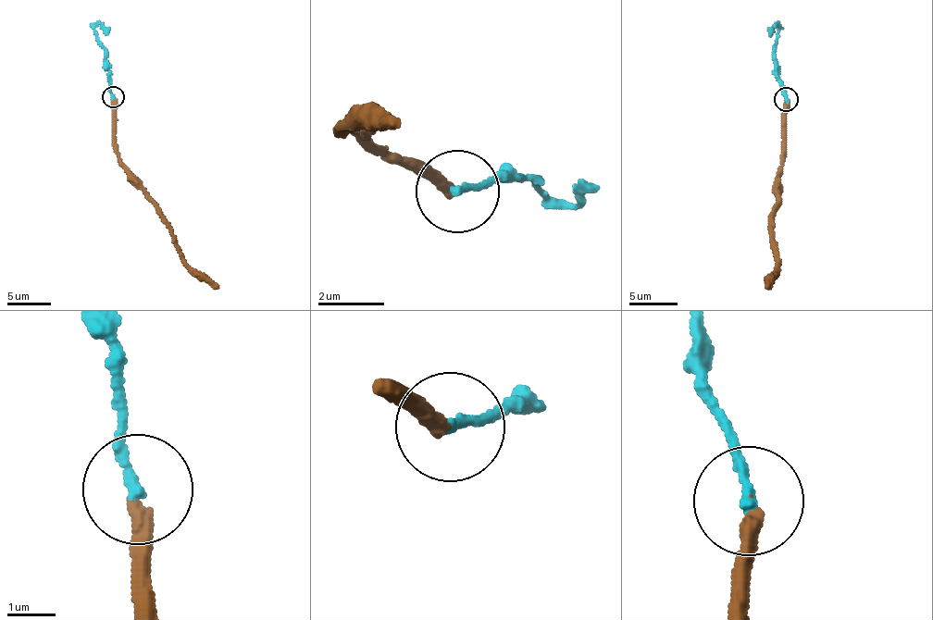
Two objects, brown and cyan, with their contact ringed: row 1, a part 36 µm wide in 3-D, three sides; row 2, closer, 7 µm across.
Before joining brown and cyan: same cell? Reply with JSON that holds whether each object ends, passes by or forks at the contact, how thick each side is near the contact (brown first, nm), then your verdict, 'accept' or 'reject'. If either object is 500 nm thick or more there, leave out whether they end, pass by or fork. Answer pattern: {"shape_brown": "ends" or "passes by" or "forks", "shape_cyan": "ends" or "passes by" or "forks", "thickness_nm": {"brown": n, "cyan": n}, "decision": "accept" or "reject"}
{"shape_brown": "ends", "shape_cyan": "ends", "thickness_nm": {"brown": 280, "cyan": 220}, "decision": "reject"}

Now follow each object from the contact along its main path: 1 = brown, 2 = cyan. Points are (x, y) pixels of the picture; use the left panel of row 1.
1: (113, 94), (113, 148), (119, 164), (130, 179), (143, 191), (156, 208), (182, 260), (218, 288)
2: (113, 97), (105, 48), (94, 28), (99, 23), (107, 34)

